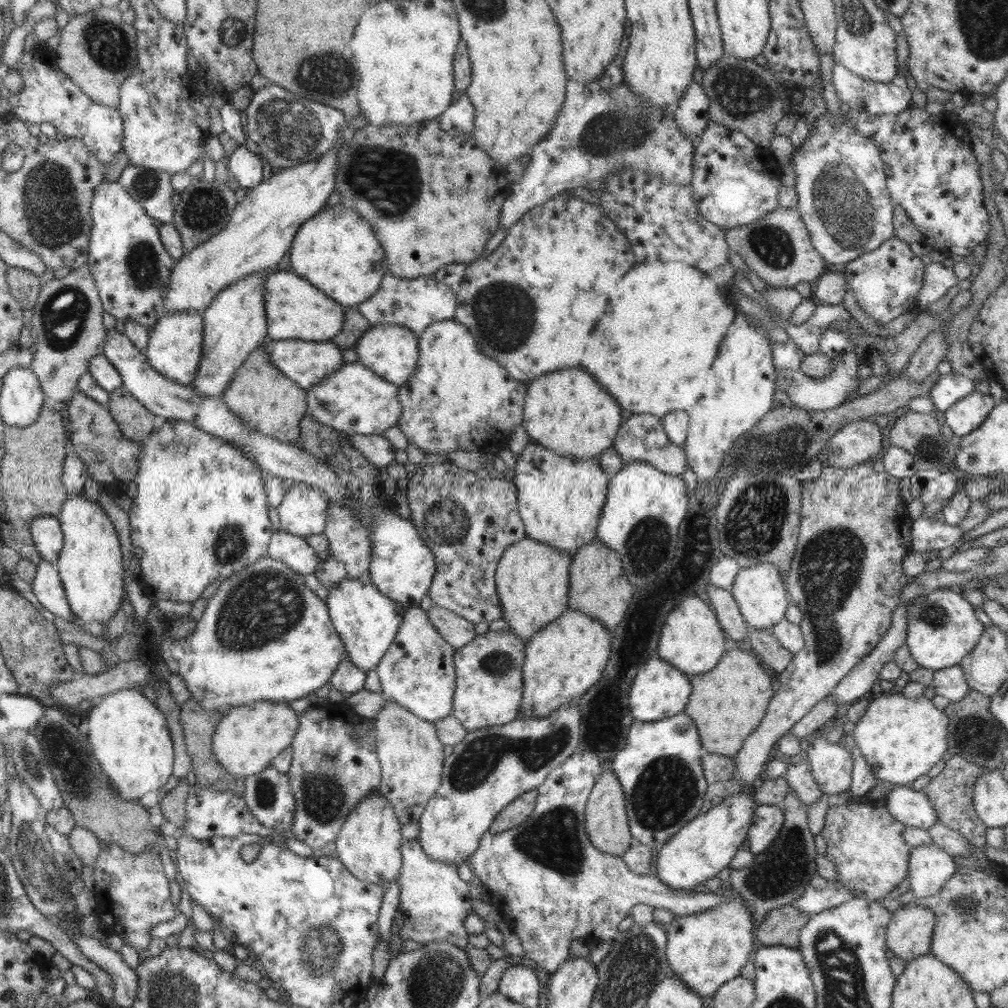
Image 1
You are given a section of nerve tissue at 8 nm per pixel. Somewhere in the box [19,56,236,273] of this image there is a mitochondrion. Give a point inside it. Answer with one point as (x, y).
(51, 215)

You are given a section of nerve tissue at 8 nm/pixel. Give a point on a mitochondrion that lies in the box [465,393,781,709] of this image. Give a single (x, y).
(648, 543)

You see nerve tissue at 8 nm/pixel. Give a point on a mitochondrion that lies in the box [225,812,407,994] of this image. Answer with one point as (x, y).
(318, 952)

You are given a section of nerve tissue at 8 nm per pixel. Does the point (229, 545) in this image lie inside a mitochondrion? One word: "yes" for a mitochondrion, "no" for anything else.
yes

